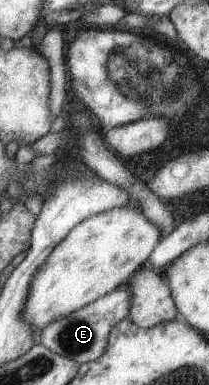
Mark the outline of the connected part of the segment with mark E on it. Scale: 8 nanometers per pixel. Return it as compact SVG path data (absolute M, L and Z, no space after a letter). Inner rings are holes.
M126 285L118 287L103 297L84 305L81 309L76 309L64 317L58 317L56 321L48 323L42 327L37 334L37 343L50 349L52 353L60 357L66 357L74 361L77 365L93 361L100 357L106 349L108 333L118 321L128 317L132 297L130 289Z

